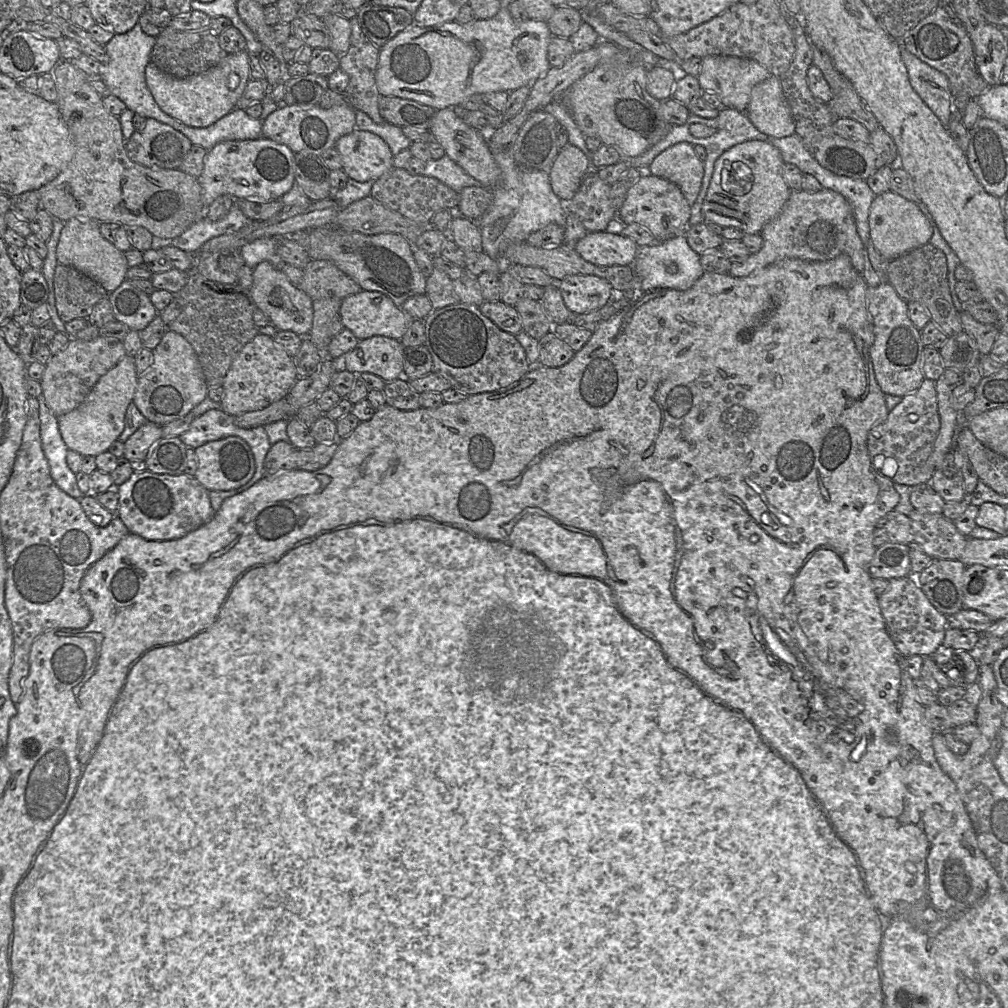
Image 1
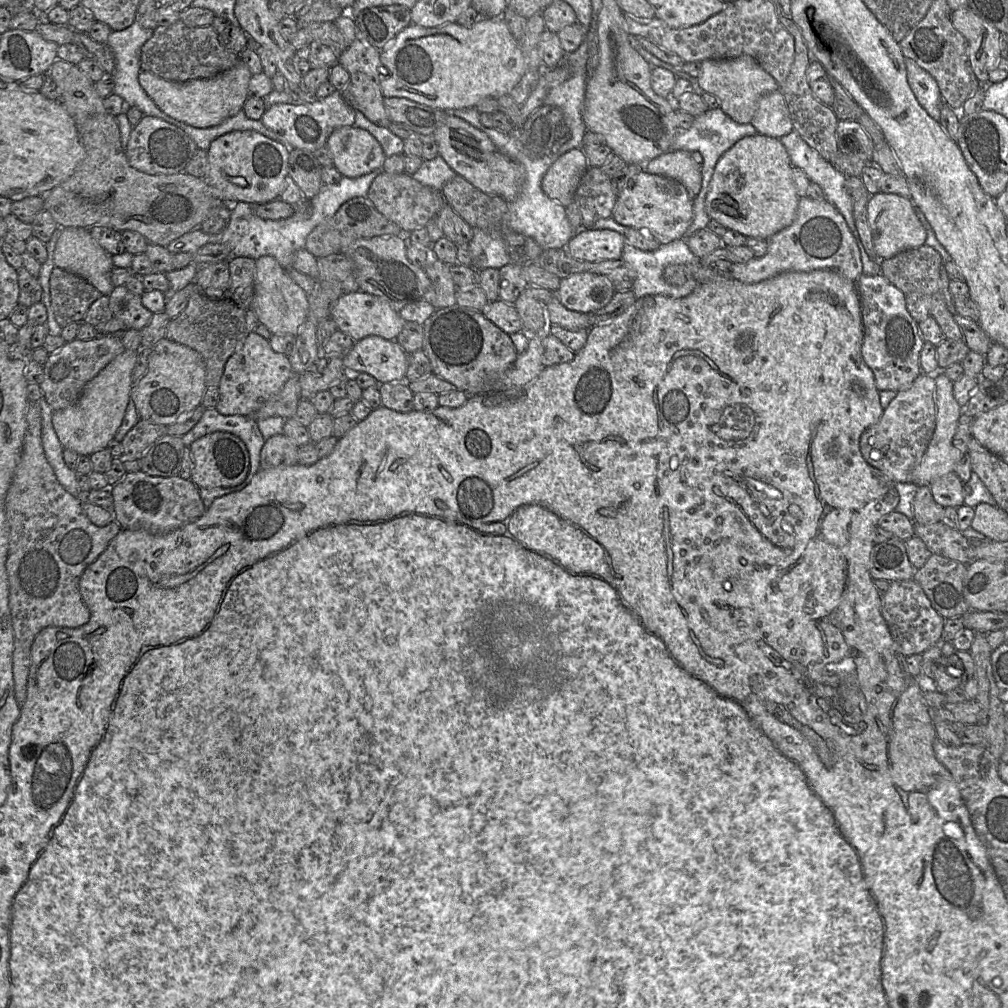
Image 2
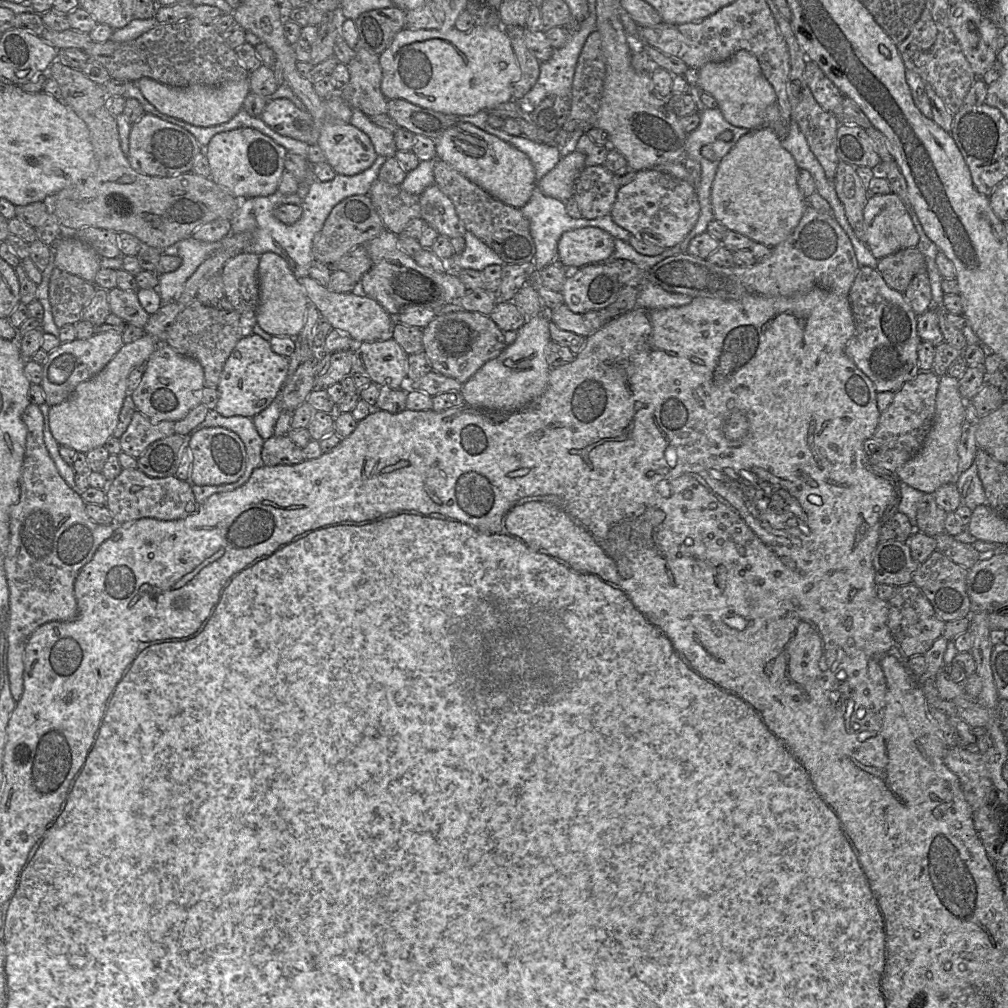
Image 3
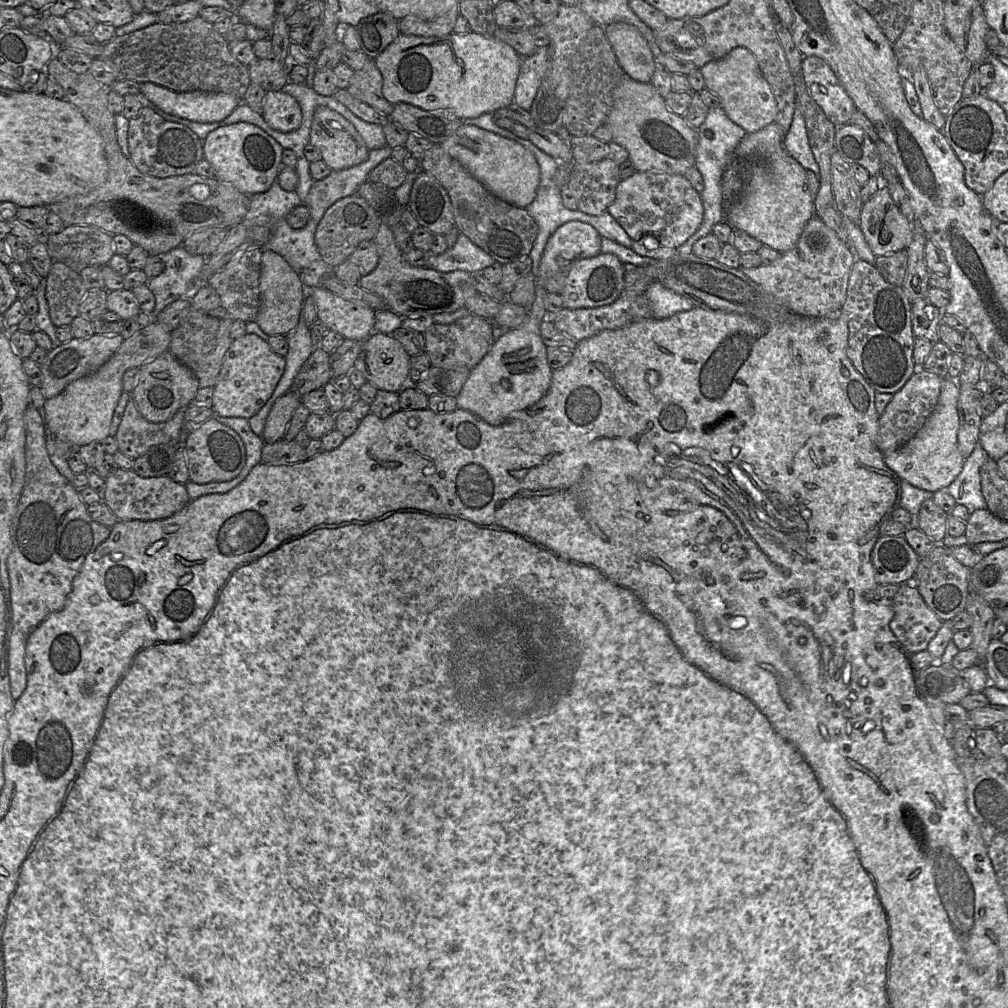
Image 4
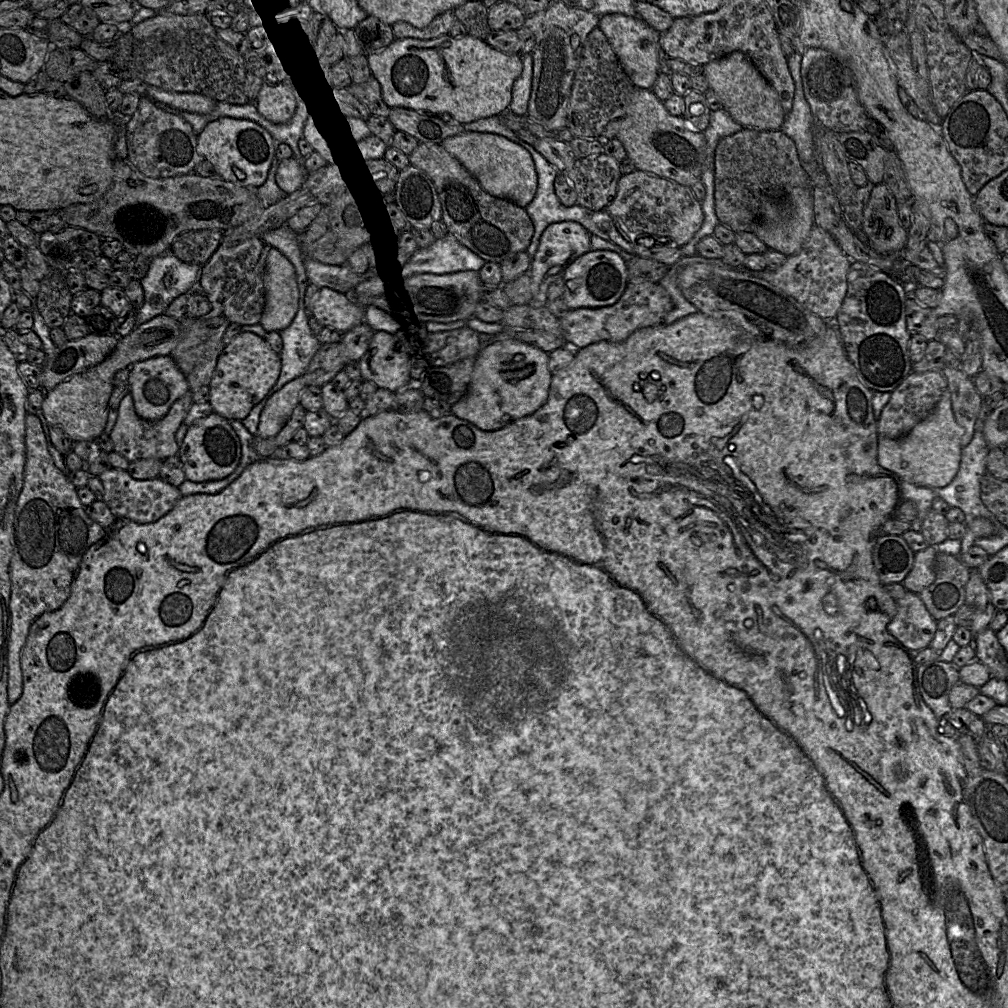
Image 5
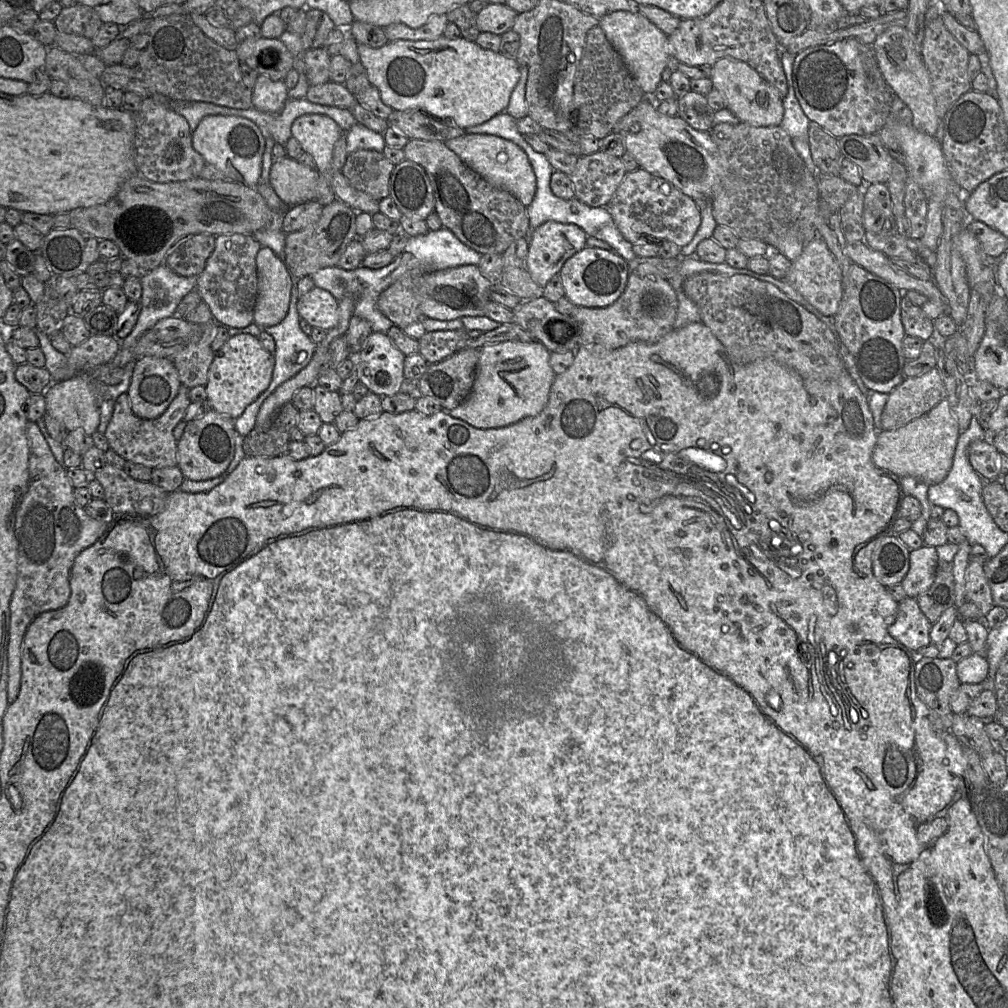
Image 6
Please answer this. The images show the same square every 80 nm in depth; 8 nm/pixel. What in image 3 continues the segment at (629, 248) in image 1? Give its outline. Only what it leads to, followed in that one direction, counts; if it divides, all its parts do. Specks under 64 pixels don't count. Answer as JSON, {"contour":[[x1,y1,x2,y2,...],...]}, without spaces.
{"contour":[[583,227,564,232,557,249,557,260,573,270,609,261,615,250,615,238,598,227]]}

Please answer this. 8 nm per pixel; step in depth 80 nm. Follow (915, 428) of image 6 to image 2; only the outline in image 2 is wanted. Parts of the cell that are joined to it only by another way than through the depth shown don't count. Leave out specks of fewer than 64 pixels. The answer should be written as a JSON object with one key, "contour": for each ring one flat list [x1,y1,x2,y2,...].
{"contour":[[942,371,935,374,936,426,925,454,912,472,912,483,918,486,930,485,935,479,954,472,957,450,953,446,953,438,963,409,954,398,953,383]]}

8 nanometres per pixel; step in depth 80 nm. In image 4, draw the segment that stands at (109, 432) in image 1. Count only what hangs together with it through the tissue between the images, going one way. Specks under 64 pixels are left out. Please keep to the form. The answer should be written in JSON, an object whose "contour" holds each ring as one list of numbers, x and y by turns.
{"contour":[[149,320,128,339,124,339,114,354,95,372,74,380,58,395,46,399,43,408,47,425,54,438,71,442,81,447,92,442,101,442,109,435,115,407,123,392,124,373,168,351,171,331]]}

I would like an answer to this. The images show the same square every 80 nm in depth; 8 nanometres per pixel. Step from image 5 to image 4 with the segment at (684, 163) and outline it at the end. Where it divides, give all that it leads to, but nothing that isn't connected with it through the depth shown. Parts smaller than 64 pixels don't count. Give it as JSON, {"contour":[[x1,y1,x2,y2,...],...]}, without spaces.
{"contour":[[625,73,613,91,613,105,606,125,611,130,612,142,628,151,636,171,684,175,695,165,697,129,667,108,665,98,652,83,635,81]]}

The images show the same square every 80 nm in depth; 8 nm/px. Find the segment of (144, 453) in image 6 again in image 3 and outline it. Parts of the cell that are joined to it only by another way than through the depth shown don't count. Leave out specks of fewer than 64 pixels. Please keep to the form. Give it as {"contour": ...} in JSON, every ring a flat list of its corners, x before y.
{"contour":[[135,410,127,429,119,438,121,450,137,459,156,440,175,434,174,425,174,421,153,424,145,415]]}

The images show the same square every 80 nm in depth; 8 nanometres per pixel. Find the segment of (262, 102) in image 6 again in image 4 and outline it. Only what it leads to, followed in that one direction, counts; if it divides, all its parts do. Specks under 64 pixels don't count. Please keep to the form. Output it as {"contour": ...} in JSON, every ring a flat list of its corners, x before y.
{"contour":[[281,90,266,92,260,114,271,128,282,133,294,131,302,123,297,101]]}

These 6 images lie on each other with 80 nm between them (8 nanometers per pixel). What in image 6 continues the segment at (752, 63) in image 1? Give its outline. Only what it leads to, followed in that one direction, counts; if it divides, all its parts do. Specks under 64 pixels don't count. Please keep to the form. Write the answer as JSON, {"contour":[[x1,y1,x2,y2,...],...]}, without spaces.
{"contour":[[732,57,719,59,712,67,710,79,714,89,723,96,726,108,740,122,757,127,779,126,784,116,783,100,775,87,765,81,745,62]]}

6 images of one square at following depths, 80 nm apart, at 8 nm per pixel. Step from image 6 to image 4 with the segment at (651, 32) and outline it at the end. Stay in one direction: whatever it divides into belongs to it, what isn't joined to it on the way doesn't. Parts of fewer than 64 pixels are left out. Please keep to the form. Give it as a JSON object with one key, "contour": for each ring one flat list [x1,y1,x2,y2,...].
{"contour":[[615,22,607,25,604,31,624,72,635,81,651,83,657,64,646,39,637,28]]}

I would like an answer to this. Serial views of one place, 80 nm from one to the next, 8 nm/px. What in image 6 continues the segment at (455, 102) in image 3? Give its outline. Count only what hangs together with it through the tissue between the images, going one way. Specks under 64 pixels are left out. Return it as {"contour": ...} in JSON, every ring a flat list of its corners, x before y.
{"contour":[[442,35,435,40,396,40,380,48,360,44,358,52,368,80,379,90,384,104,398,111,425,112,462,129,482,124,506,112,512,91,520,79,520,66,514,57,483,49,462,36,457,39]]}

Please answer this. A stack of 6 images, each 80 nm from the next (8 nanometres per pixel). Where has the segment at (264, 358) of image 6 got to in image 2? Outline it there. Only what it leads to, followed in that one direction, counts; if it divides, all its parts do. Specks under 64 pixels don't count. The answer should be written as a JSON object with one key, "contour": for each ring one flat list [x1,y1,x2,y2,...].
{"contour":[[250,332,225,364,215,408,222,415,252,416,282,389,293,374,289,357,275,352,261,335]]}

